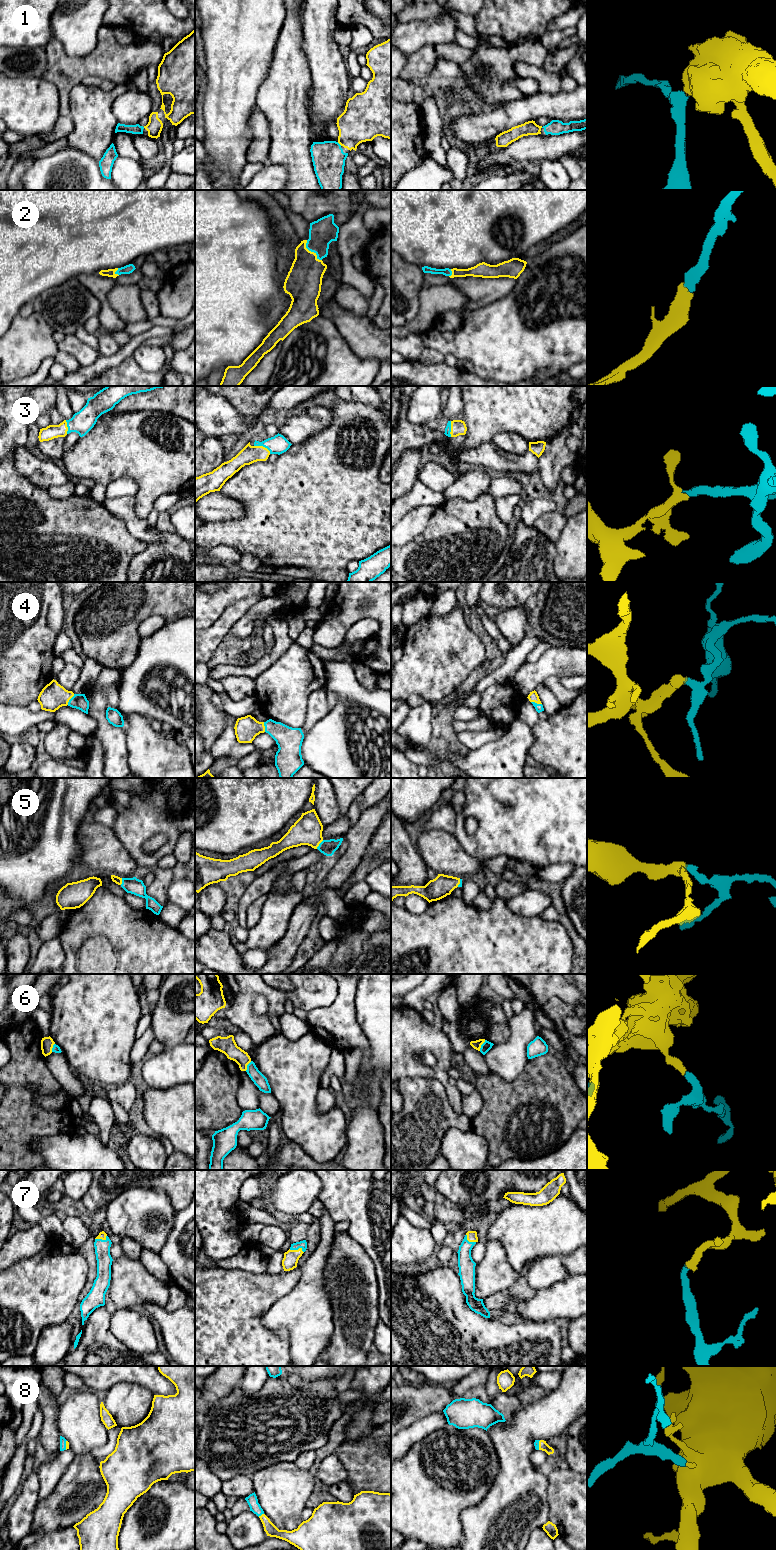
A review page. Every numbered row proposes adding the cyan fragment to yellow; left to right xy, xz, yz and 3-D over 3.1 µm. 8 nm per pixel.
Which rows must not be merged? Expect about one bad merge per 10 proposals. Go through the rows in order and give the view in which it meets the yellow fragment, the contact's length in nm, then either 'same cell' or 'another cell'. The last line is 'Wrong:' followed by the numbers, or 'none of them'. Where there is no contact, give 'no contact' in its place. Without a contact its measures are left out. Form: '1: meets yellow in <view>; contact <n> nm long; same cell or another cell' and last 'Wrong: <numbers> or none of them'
1: meets yellow in xz; contact 50 nm long; same cell
2: meets yellow in xz; contact 200 nm long; same cell
3: meets yellow in xz; contact 150 nm long; same cell
4: meets yellow in xy; contact 110 nm long; same cell
5: meets yellow in xz; contact 90 nm long; same cell
6: meets yellow in yz; contact 100 nm long; another cell
7: meets yellow in xz; contact 120 nm long; same cell
8: meets yellow in xz; contact 50 nm long; same cell
Wrong: 6

